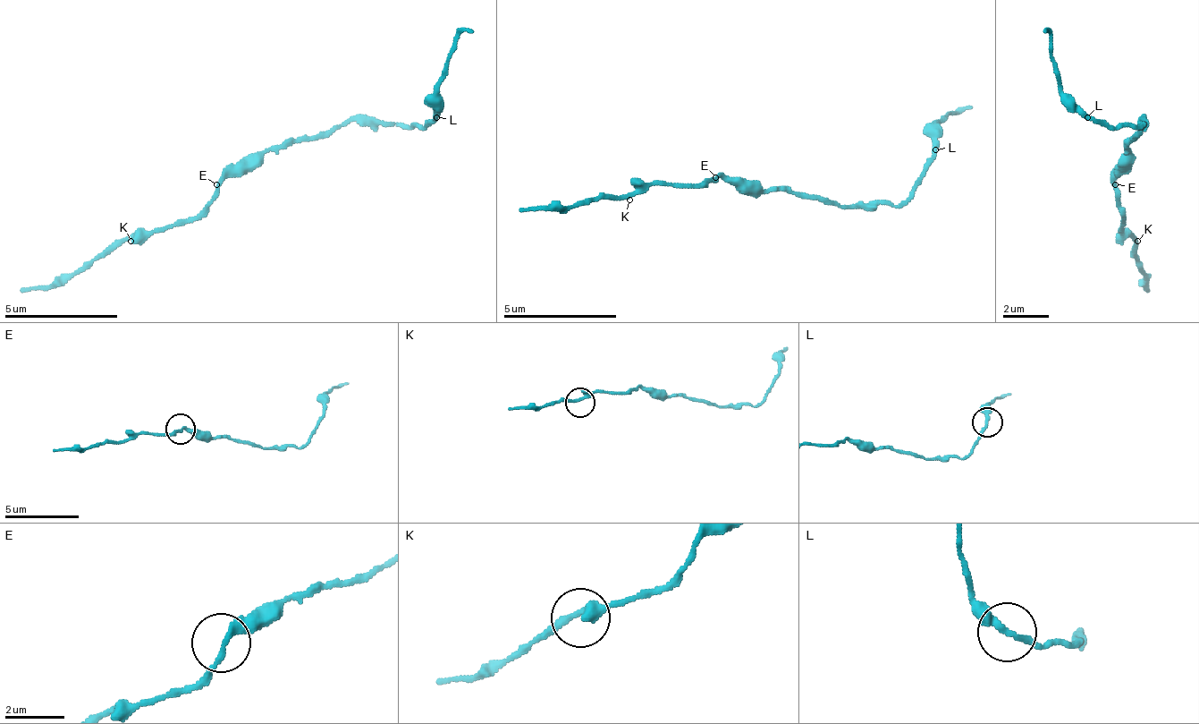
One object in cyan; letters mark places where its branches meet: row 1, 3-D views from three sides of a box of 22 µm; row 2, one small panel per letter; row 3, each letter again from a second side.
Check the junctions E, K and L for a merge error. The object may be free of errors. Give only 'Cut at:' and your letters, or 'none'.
Cut at: none

